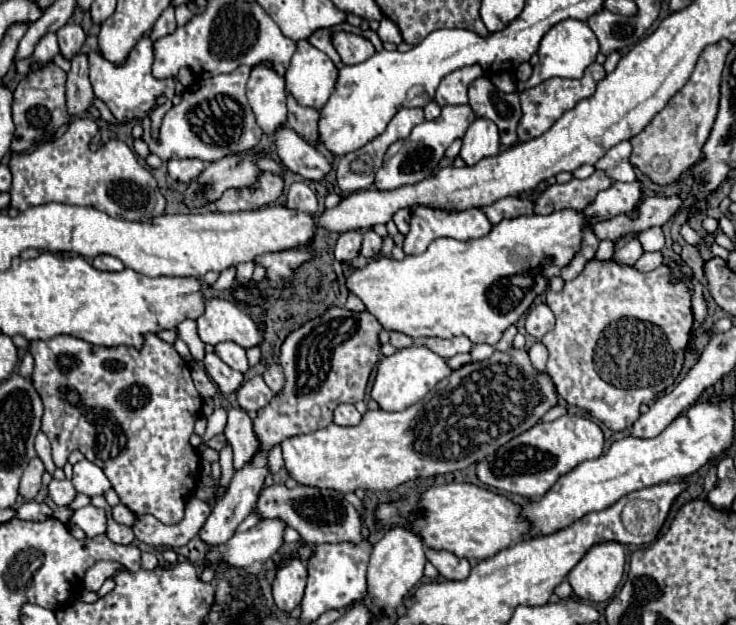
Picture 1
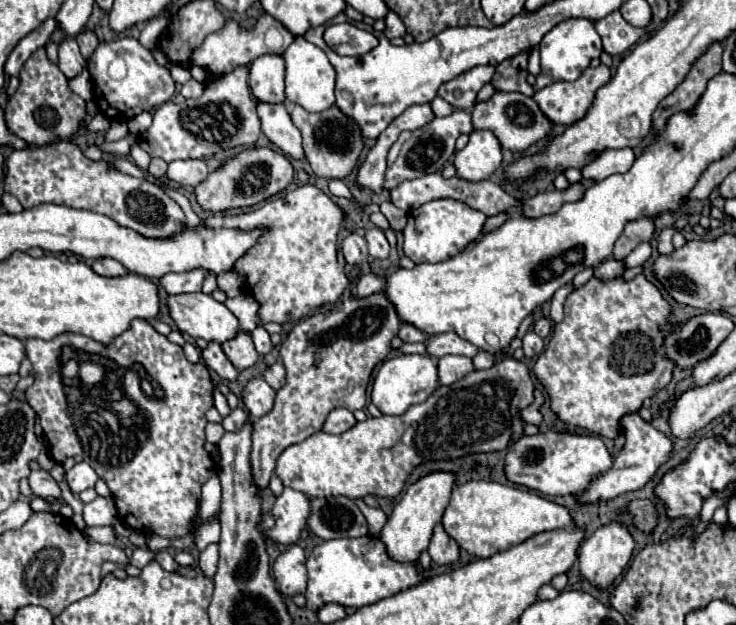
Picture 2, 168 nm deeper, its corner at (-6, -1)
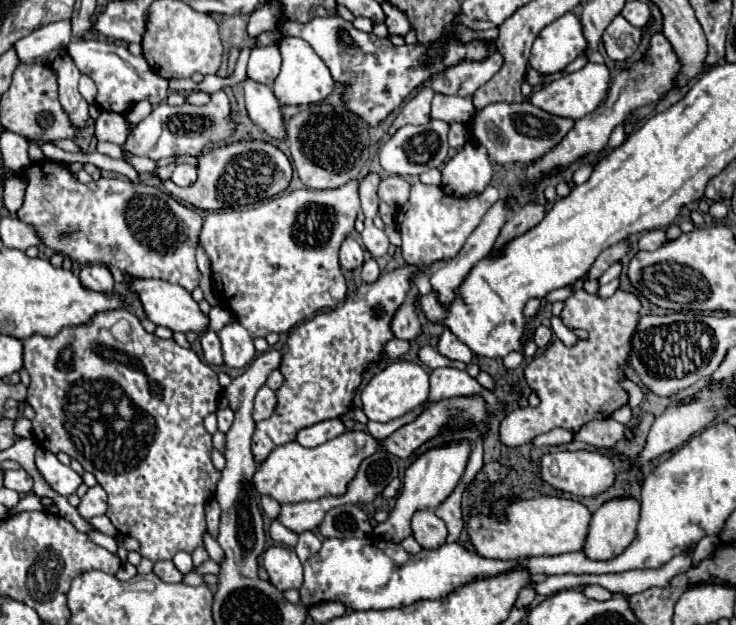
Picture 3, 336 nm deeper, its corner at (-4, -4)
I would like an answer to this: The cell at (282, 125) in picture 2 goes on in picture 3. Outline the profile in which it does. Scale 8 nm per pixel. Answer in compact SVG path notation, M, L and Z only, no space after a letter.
M246 78L244 96L246 96L246 110L250 120L256 126L260 126L270 138L286 140L286 124L282 118L280 102L276 100L272 88Z

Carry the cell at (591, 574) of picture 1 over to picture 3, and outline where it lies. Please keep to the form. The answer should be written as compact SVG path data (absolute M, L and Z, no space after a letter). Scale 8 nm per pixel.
M618 498L602 504L590 522L584 554L590 560L612 560L620 556L636 536L640 504L632 498Z

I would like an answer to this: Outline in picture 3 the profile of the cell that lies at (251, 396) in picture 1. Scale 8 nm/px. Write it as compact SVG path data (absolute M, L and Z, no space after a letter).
M262 386L254 398L254 420L260 422L270 418L274 408L276 408L276 394L270 388Z

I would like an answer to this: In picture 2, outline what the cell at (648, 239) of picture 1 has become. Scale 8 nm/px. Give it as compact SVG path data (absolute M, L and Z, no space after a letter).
M640 243L640 245L638 245L622 263L624 263L626 269L638 267L638 265L642 265L642 263L650 257L650 253L652 253L652 245L650 245L650 243Z

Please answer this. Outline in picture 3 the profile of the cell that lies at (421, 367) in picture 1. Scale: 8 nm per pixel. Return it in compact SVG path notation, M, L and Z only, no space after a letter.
M398 360L388 364L382 372L378 372L368 386L362 392L362 408L368 416L368 420L376 422L390 422L394 418L400 418L414 408L426 404L430 392L430 382L428 382L428 372L418 364L418 362L408 362L408 360Z

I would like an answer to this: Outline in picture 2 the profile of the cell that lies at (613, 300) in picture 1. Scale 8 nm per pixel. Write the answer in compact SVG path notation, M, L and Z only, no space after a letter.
M636 275L632 281L618 277L608 283L592 277L584 287L574 289L564 303L564 321L554 327L548 345L532 367L532 373L548 391L550 409L556 417L568 425L588 429L602 437L614 439L620 435L622 415L636 413L644 399L664 389L672 379L674 363L664 359L664 333L658 331L658 323L664 329L670 329L668 315L670 305L662 299L660 291L644 279L644 275Z

